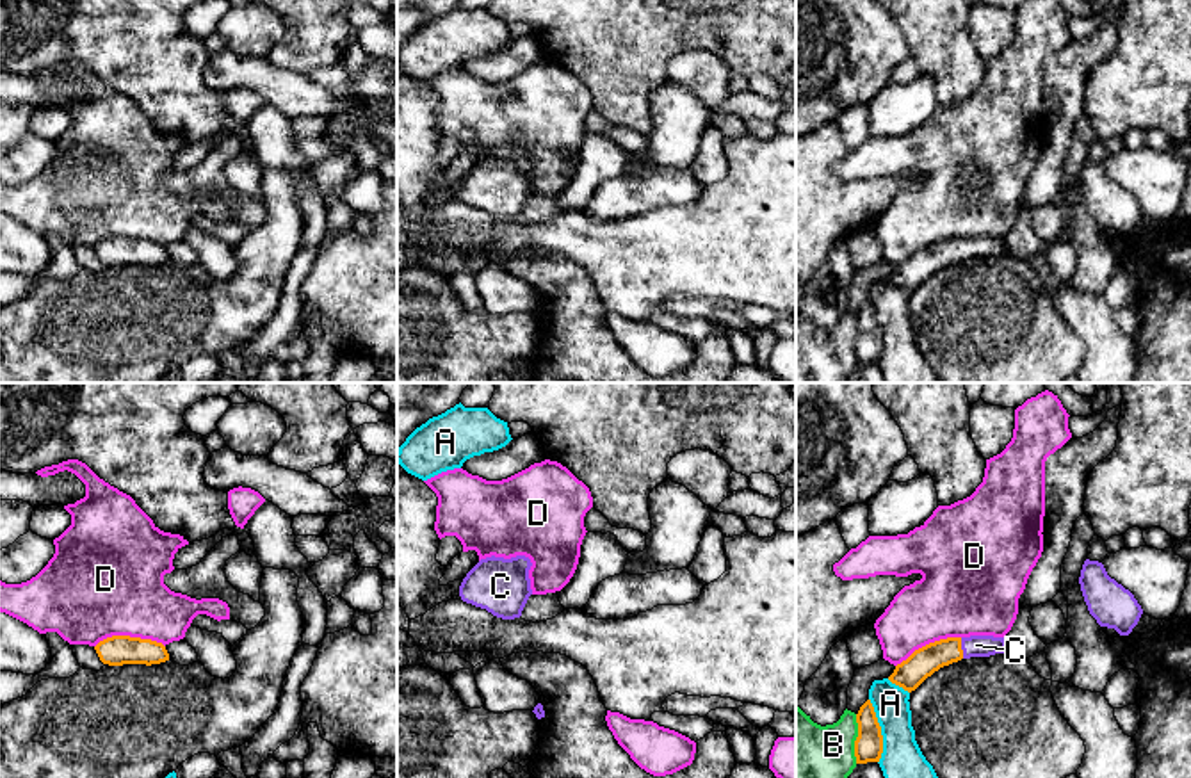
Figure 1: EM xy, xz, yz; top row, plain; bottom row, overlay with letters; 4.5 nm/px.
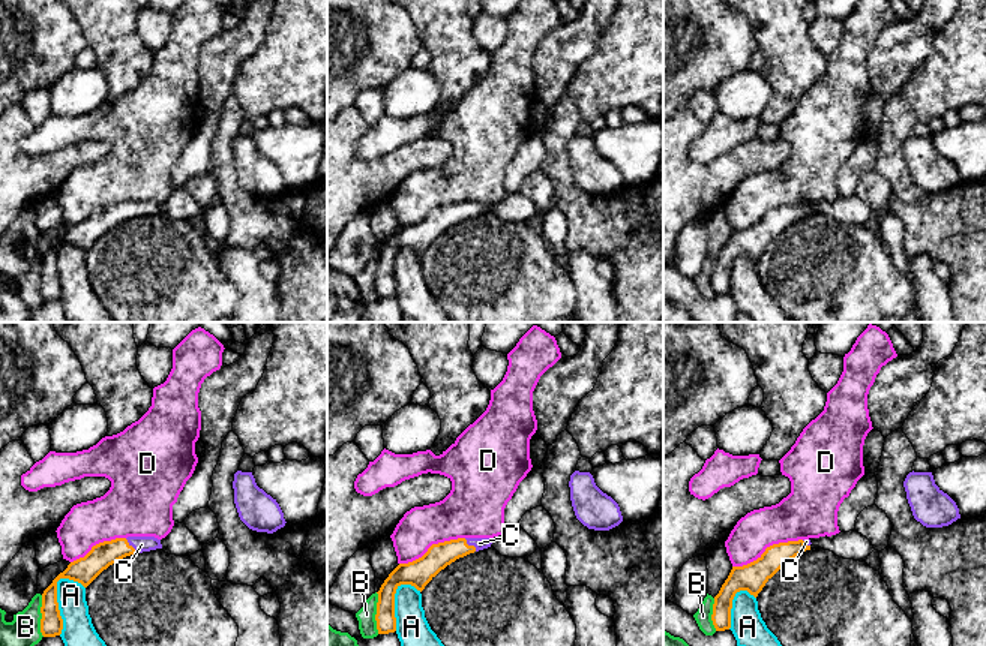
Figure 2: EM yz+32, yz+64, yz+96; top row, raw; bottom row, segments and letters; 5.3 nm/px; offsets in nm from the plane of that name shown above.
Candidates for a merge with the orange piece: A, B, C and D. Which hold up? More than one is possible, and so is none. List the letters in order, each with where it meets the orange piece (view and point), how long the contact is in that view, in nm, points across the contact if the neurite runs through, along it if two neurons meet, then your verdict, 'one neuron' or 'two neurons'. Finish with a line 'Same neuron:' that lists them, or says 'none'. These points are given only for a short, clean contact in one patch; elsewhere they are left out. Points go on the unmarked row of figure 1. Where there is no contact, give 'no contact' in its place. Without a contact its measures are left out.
A: contact yz (880, 332); length 300 nm; two neurons
B: contact yz (857, 340); length 220 nm; two neurons
C: contact yz (960, 250); length 100 nm; way yz (923, 264), (942, 253), (960, 250), (976, 246); one neuron
D: contact xy (129, 237); length 320 nm; two neurons
Same neuron: C

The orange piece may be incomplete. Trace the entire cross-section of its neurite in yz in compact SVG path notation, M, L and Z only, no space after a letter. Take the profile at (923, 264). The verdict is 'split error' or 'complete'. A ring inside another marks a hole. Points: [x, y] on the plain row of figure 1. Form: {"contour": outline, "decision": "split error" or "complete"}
{"contour": "M970 237L970 239L947 239L929 244L915 251L906 262L895 267L888 281L904 292L915 292L928 278L944 267L970 258L990 258L1006 255L1008 247L1004 239L993 237Z", "decision": "split error"}

